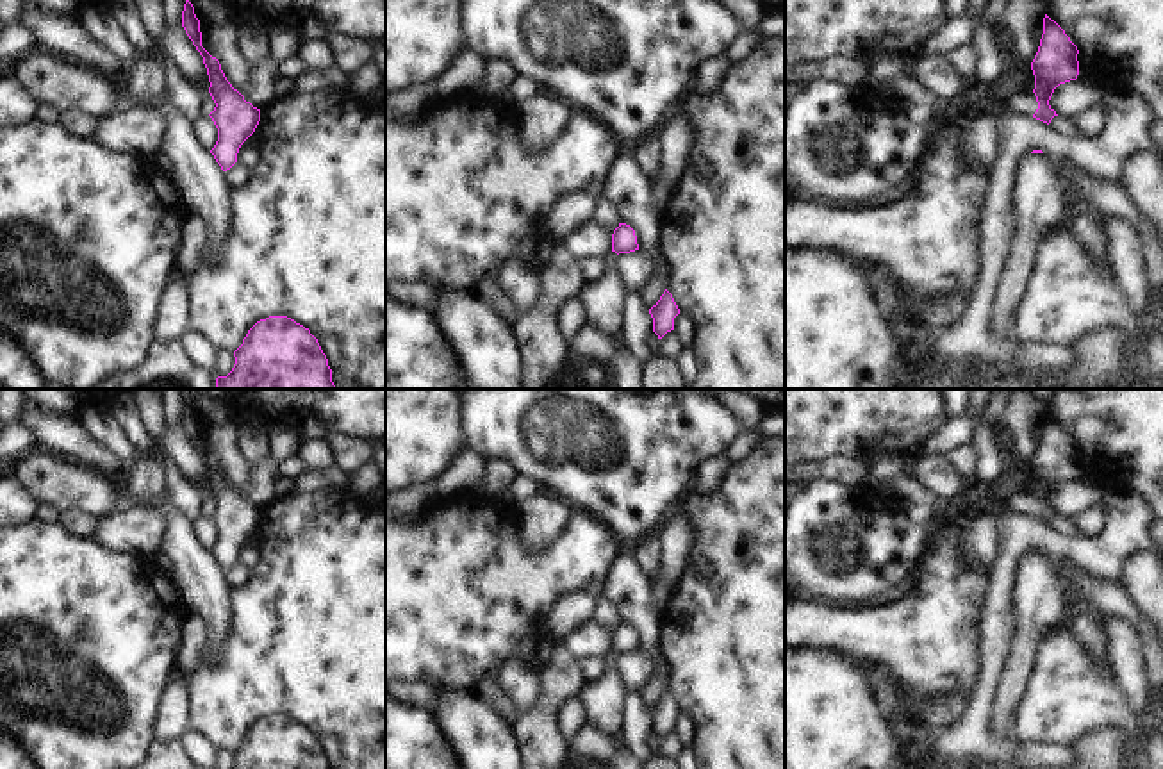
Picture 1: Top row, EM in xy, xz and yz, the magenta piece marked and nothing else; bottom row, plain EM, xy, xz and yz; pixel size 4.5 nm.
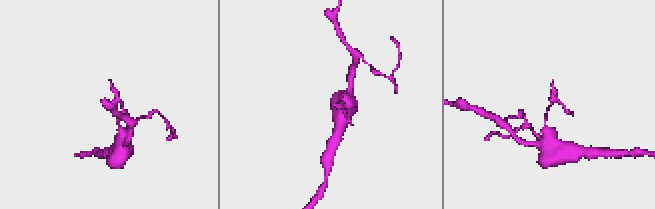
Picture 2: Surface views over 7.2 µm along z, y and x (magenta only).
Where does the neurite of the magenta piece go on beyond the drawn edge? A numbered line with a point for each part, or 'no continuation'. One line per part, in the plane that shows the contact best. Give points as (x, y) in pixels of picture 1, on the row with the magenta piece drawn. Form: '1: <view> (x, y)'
no continuation

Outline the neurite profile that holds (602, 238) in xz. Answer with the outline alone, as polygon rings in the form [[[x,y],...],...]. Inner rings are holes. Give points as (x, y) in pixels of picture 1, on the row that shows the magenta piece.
[[[592,219],[578,225],[560,244],[560,252],[573,255],[574,259],[601,259],[601,255],[612,250],[614,230],[605,228]]]

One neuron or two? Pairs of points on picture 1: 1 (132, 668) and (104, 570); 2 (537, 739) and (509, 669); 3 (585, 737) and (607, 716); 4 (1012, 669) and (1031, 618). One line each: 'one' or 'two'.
1: one
2: two
3: two
4: one

